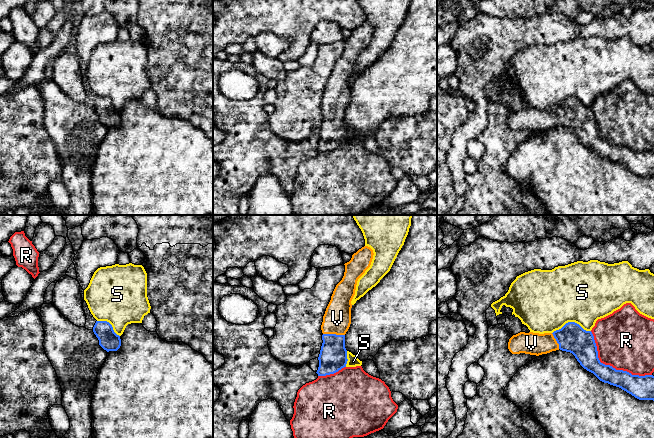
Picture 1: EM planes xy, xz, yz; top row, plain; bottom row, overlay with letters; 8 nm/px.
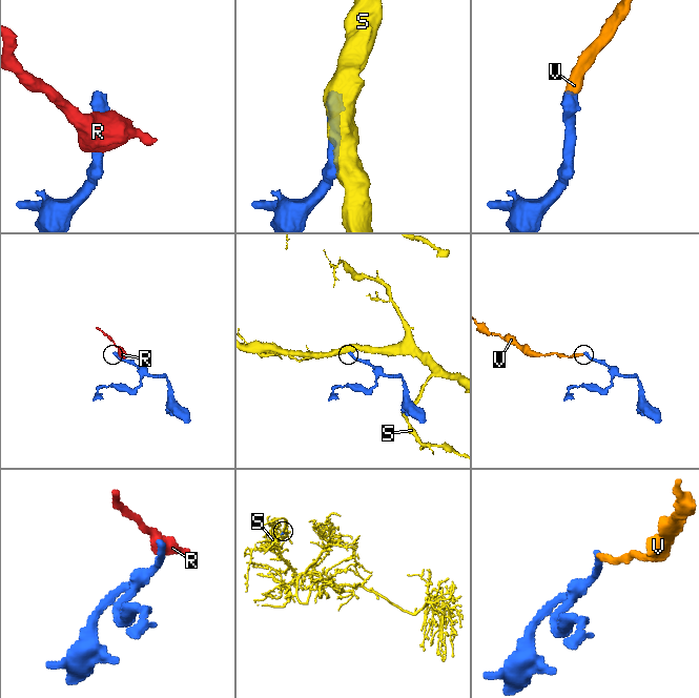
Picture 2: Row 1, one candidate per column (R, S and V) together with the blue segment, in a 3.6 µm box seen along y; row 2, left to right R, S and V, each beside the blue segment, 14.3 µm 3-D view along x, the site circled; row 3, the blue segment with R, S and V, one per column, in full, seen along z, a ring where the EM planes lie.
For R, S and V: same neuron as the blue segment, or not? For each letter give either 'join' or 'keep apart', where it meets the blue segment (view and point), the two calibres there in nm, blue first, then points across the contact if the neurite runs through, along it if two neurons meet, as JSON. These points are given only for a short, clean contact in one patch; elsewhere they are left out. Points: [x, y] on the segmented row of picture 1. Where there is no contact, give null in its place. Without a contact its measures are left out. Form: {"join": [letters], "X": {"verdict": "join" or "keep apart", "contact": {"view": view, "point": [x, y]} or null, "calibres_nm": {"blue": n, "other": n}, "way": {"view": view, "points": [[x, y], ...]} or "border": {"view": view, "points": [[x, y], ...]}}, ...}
{"join": ["V"], "R": {"verdict": "keep apart", "contact": {"view": "yz", "point": [611, 366]}, "calibres_nm": {"blue": 190, "other": 460}}, "S": {"verdict": "keep apart", "contact": {"view": "yz", "point": [571, 322]}, "calibres_nm": {"blue": 220, "other": 480}}, "V": {"verdict": "join", "contact": {"view": "xz", "point": [334, 334]}, "calibres_nm": {"blue": 220, "other": 220}, "way": {"view": "xz", "points": [[333, 355], [334, 334], [337, 318]]}}}

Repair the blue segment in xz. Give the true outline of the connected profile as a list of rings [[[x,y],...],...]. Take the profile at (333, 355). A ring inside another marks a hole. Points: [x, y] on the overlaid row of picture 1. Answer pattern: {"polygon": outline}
{"polygon": [[[364,246],[344,264],[344,276],[336,285],[323,316],[323,343],[316,372],[318,376],[334,374],[346,367],[348,359],[345,334],[351,324],[351,301],[355,295],[357,281],[370,267],[373,255],[373,250]]]}

